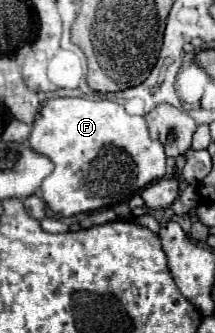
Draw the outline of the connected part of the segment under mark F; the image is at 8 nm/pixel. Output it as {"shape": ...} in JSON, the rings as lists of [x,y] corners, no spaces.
{"shape":[[[48,99],[34,119],[34,127],[28,141],[36,153],[48,157],[54,163],[54,171],[42,181],[40,191],[46,207],[60,217],[72,217],[86,211],[128,203],[142,187],[166,175],[164,145],[150,139],[144,117],[128,115],[120,103],[110,99]]]}

